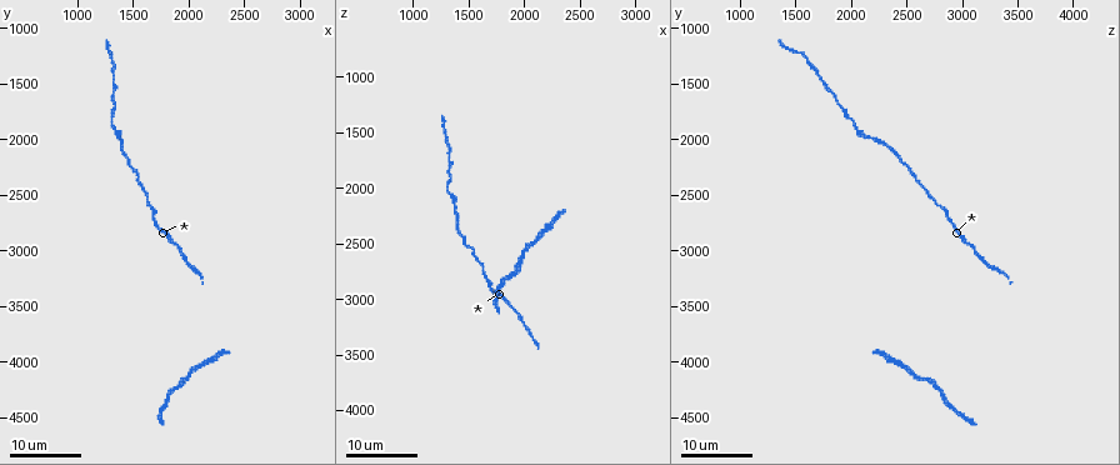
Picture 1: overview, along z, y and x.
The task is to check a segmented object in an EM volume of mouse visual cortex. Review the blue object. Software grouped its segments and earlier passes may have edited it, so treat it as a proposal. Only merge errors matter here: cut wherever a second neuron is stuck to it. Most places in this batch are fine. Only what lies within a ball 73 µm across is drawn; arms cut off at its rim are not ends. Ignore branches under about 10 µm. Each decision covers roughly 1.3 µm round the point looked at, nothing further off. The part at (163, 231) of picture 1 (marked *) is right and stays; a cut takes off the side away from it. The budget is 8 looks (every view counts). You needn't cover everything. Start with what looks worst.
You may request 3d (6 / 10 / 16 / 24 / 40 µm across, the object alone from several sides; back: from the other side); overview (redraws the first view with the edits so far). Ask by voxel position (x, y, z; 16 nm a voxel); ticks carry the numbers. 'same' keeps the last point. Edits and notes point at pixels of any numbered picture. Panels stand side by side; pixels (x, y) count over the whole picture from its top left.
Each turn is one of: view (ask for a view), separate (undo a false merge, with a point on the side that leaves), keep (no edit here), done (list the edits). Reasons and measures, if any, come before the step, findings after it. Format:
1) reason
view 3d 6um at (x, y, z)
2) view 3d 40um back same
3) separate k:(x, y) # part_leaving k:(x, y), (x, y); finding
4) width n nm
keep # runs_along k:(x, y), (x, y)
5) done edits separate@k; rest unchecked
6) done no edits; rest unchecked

thick turns thin
view 3d 24um at (1920, 3000, 3140)

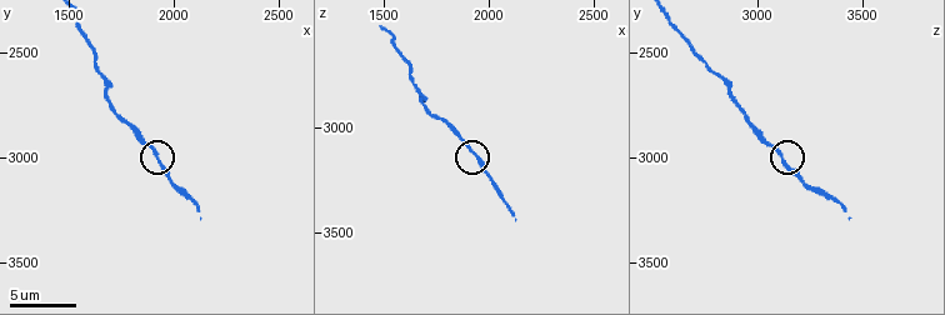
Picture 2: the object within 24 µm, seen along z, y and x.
view 3d 10um at (1930, 3000, 3120)

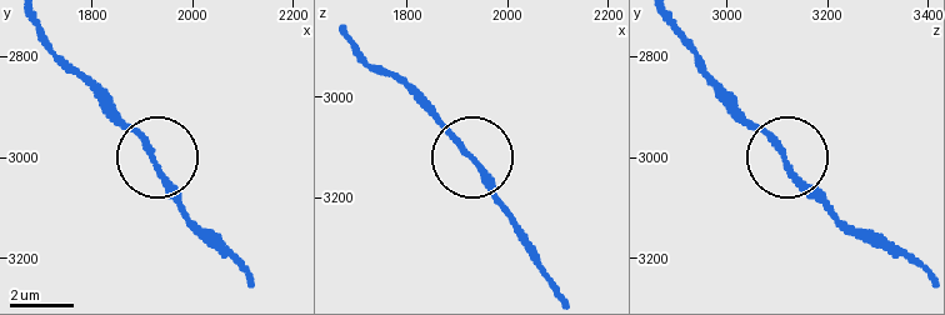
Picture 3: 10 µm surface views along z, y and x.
keep # runs_along 3:(704, 78), (851, 225); all the same neuron

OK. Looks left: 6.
sudden change in width
view 3d 24um at (1340, 1880, 2060)

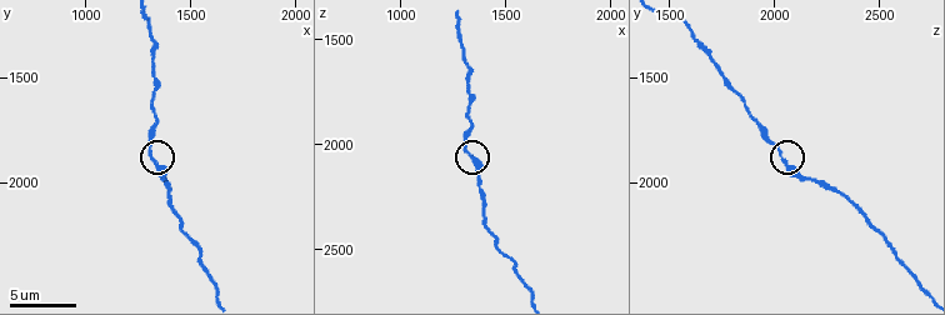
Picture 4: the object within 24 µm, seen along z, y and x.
view 3d 10um at (1330, 1920, 2060)

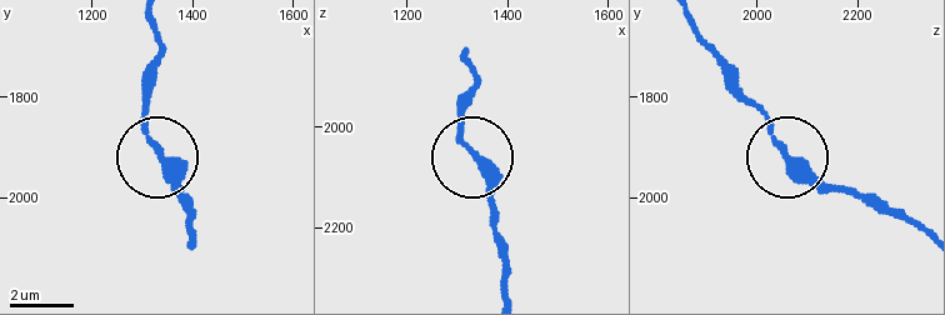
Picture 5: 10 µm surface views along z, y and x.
keep # runs_along 5:(921, 231), (808, 183), (730, 81); continuous, no second neuron

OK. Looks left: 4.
sudden change in width
view 3d 6um at (1390, 2060, 2320)

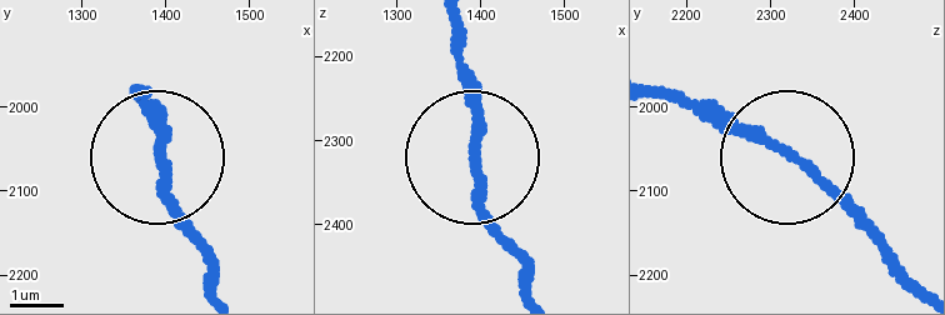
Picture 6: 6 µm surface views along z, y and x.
view 3d 6um back at (1390, 2060, 2325)

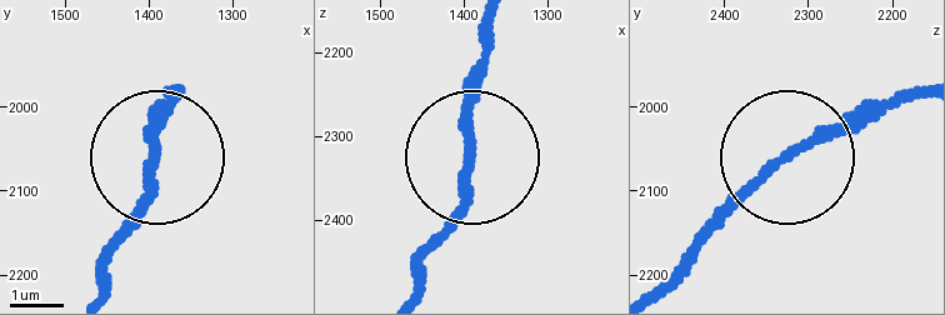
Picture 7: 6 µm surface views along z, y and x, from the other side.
keep # runs_along 7:(408, 293), (475, 144), (489, 28); one neuron here

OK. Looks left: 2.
calibre changes
view 3d 10um at (2070, 3200, 3340)

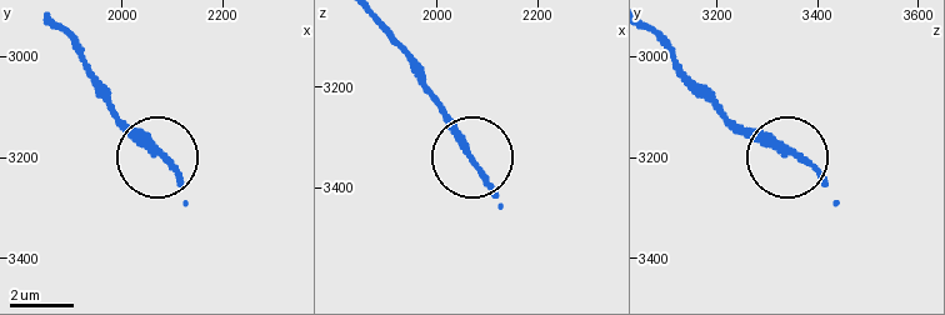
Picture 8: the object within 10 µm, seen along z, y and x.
keep # runs_along 8:(655, 38), (735, 119), (789, 156); all the same neuron

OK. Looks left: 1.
done no edits; rest unchecked

